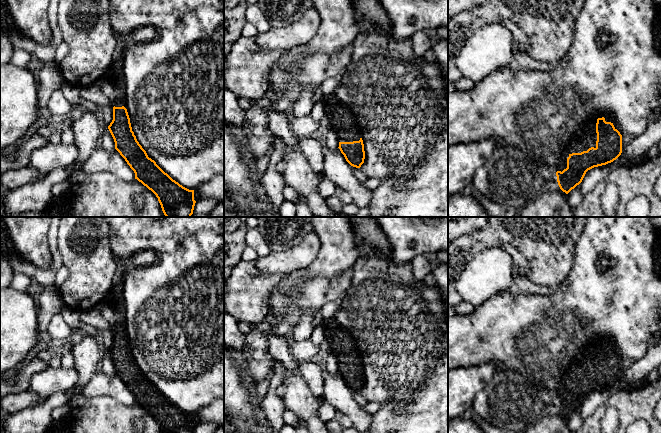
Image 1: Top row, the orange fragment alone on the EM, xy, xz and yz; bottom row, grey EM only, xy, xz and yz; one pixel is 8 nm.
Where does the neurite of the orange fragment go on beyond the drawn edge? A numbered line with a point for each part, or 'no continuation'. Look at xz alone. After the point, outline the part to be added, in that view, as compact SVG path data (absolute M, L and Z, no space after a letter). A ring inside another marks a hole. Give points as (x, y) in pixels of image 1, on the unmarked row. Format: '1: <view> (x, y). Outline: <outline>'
1: xz (343, 346). Outline: M334 318L324 323L325 340L329 343L331 353L339 361L339 366L359 365L361 355L354 338Z

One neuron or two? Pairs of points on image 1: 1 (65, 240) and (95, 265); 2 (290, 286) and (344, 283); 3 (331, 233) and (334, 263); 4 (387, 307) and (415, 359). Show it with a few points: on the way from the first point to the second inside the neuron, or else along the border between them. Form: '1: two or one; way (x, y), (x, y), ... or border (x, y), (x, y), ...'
1: one; way (73, 245), (80, 253), (87, 257)
2: one; way (303, 286), (331, 286)
3: one; way (334, 240), (334, 256)
4: one; way (395, 320), (402, 327), (411, 346)

